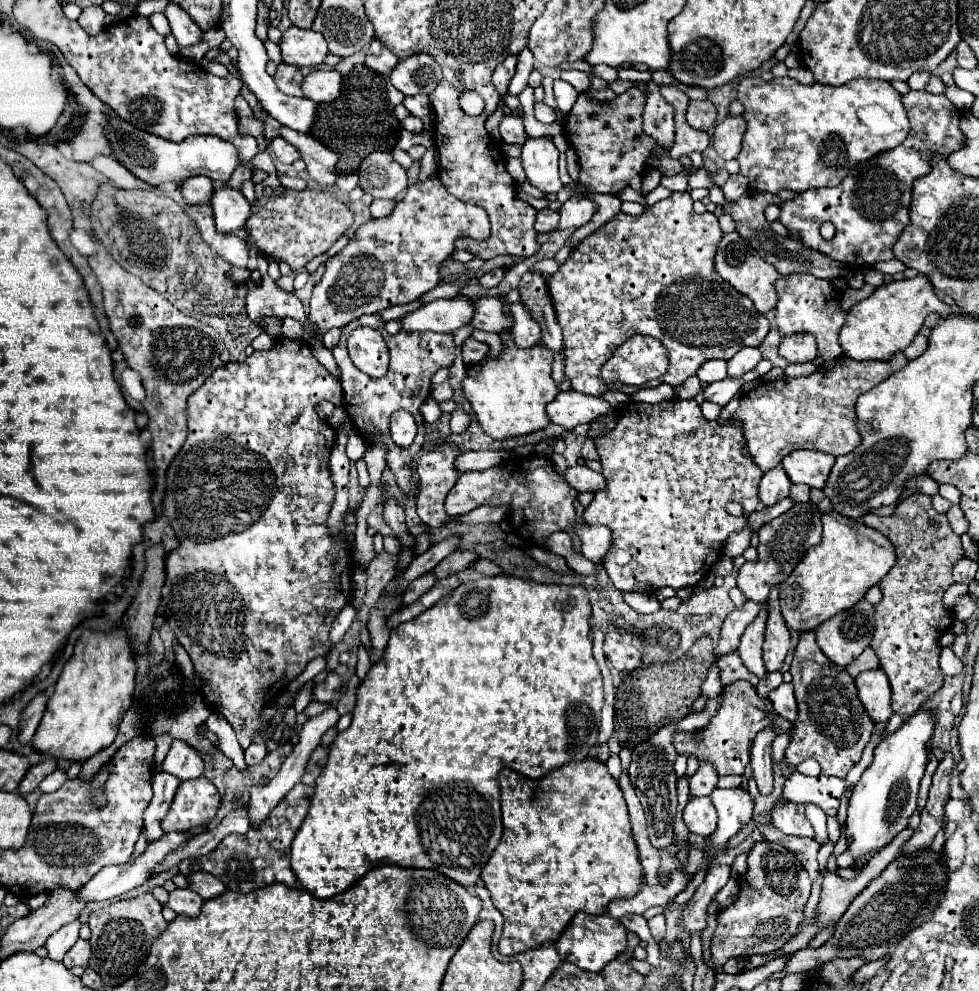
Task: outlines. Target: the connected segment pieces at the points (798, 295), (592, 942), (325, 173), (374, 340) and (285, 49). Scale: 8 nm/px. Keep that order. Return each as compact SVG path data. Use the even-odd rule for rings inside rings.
M791 274L781 278L777 284L779 292L779 304L777 304L777 326L783 336L809 332L817 338L819 356L823 360L835 360L841 356L839 348L839 328L843 326L843 320L847 312L839 308L841 292L837 292L829 280L815 278L811 274Z
M579 912L571 924L583 924L585 920L593 920L597 922L599 926L603 926L603 932L591 932L591 930L585 930L585 936L583 938L573 938L571 930L567 928L561 938L555 942L555 948L559 950L559 956L561 960L565 962L571 962L571 964L577 964L579 968L583 970L589 970L589 972L601 972L611 960L615 960L617 956L621 956L627 948L627 930L625 926L615 920L613 916L607 916L607 914L601 914L601 916L589 916L585 912Z
M281 128L281 138L285 138L289 144L293 144L293 146L301 152L301 158L305 160L307 172L309 172L309 176L311 176L313 180L317 180L317 182L323 184L323 186L333 186L333 184L335 184L335 180L337 180L337 170L335 170L335 166L337 166L337 160L339 160L337 152L333 152L333 150L327 148L327 146L323 146L323 144L321 144L319 140L315 140L311 134L301 134L301 132L295 132L295 130L291 130L291 128Z
M365 326L355 328L347 338L347 350L353 364L361 372L375 378L381 378L387 374L389 352L379 330L365 328Z
M291 26L289 30L283 32L279 48L281 48L283 62L299 68L319 66L329 54L327 42L323 40L323 36L319 36L319 32L301 30L297 26Z

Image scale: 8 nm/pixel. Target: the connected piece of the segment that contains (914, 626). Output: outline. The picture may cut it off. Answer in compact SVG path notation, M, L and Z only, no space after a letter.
M913 494L899 502L895 514L889 518L865 514L863 522L887 536L897 554L897 564L877 584L883 598L875 606L877 628L871 648L879 658L879 668L889 676L893 688L893 712L913 716L913 712L917 712L943 684L943 672L939 668L939 638L955 622L955 612L943 606L943 594L953 584L953 564L963 556L961 538L951 530L947 516L937 512L931 498L925 494Z

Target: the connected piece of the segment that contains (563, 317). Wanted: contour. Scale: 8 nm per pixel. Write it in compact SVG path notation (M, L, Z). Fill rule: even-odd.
M673 192L669 198L647 208L641 216L617 214L597 232L587 236L555 274L547 276L547 290L565 340L565 376L575 392L587 396L601 396L609 390L619 390L629 396L635 394L639 388L625 386L621 382L603 382L599 376L605 360L609 360L633 334L653 336L663 342L669 352L669 370L647 386L659 386L663 382L673 388L693 376L703 362L715 358L729 360L735 356L737 348L757 348L765 340L771 330L771 322L755 310L753 302L745 294L739 294L715 270L713 258L721 238L723 232L715 214L697 214L689 192Z

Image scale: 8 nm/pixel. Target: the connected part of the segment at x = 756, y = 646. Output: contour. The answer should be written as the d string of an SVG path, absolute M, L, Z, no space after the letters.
M767 604L761 606L757 618L747 626L747 632L743 632L739 648L737 648L737 654L741 656L747 670L753 672L757 678L763 678L767 674L767 670L763 668L763 658L761 658L765 622L767 622Z

